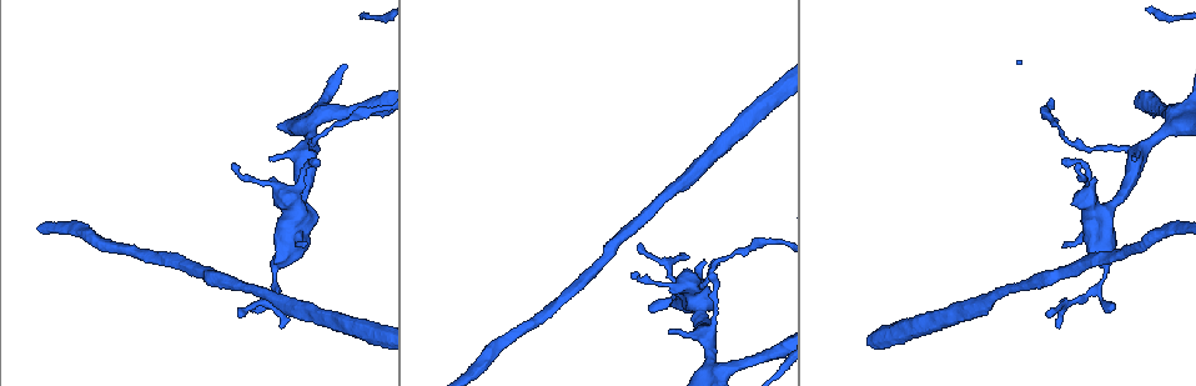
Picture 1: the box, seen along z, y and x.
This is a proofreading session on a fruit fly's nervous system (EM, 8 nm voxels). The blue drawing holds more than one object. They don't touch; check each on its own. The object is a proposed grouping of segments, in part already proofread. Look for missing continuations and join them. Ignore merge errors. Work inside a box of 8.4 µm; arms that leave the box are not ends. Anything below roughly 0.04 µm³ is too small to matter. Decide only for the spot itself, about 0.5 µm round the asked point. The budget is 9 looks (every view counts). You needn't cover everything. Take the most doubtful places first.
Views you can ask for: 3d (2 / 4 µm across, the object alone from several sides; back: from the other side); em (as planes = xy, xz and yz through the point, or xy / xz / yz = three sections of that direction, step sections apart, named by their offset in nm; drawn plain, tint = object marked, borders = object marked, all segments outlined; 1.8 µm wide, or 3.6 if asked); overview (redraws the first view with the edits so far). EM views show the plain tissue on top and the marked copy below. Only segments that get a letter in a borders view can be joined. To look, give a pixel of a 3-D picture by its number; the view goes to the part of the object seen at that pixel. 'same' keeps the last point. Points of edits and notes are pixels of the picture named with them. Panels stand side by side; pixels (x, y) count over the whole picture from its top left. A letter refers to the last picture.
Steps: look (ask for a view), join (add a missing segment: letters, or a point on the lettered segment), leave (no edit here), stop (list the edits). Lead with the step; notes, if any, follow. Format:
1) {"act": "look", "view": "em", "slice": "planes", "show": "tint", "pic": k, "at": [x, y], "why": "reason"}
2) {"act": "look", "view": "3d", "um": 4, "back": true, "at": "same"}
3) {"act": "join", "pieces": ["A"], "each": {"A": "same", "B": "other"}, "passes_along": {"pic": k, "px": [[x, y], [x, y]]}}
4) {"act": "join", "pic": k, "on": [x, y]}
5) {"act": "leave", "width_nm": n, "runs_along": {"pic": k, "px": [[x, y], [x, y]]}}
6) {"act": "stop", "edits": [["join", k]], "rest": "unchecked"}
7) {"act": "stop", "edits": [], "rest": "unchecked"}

{"act": "look", "view": "3d", "um": 4, "pic": 1, "at": [1136, 159], "why": "branch stops here"}

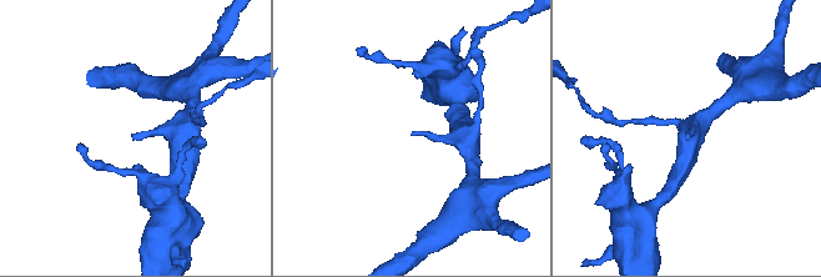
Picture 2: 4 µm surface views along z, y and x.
{"act": "look", "view": "em", "um": 3.6, "slice": "xz", "step": 4, "show": "tint", "pic": 2, "at": [134, 136], "why": "shape alone is not enough"}

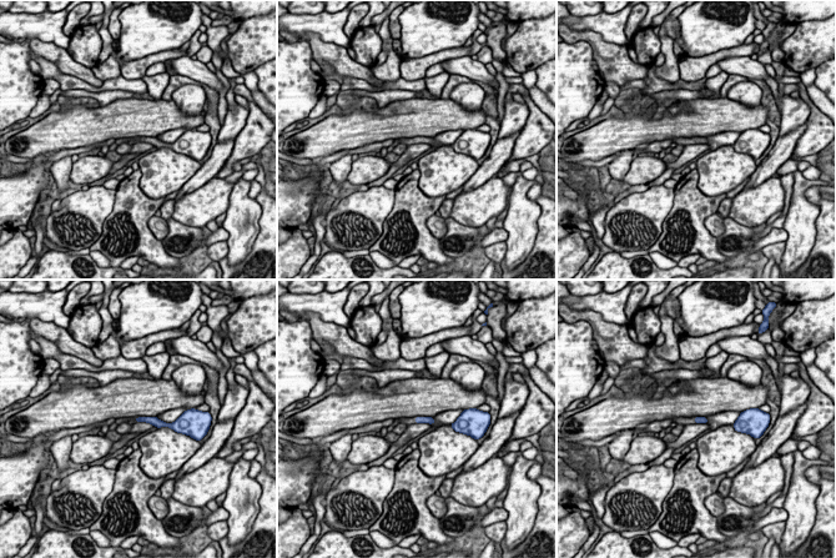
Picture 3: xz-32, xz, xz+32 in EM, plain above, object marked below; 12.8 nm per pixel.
{"act": "look", "view": "em", "um": 3.6, "slice": "xy", "step": 4, "show": "borders", "at": "same", "why": "cut it another way"}

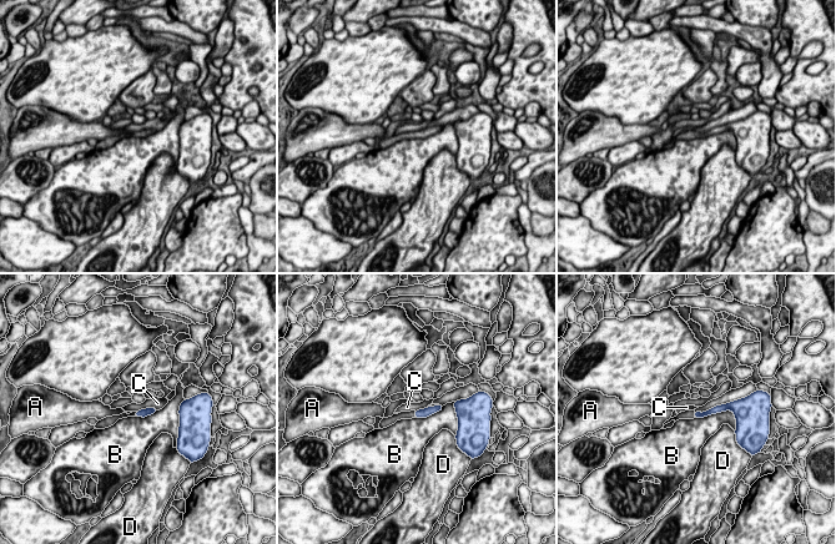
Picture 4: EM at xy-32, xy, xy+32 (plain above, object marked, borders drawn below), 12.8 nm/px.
{"act": "leave", "each": {"A": "other", "B": "other", "C": "other", "D": "other"}, "runs_along": {"pic": 4, "px": [[734, 411], [719, 408], [696, 416]]}, "found": "none of them fits"}

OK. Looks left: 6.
{"act": "look", "view": "3d", "um": 4, "pic": 1, "at": [674, 305], "why": "thick turns thin"}

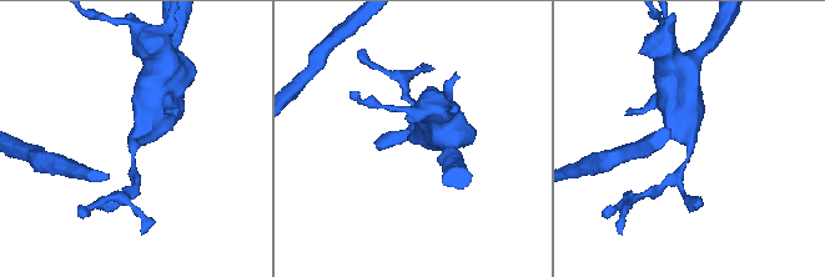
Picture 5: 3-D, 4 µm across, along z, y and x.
{"act": "look", "view": "em", "um": 3.6, "slice": "yz", "step": 8, "show": "tint", "pic": 5, "at": [416, 135], "why": "now the EM"}

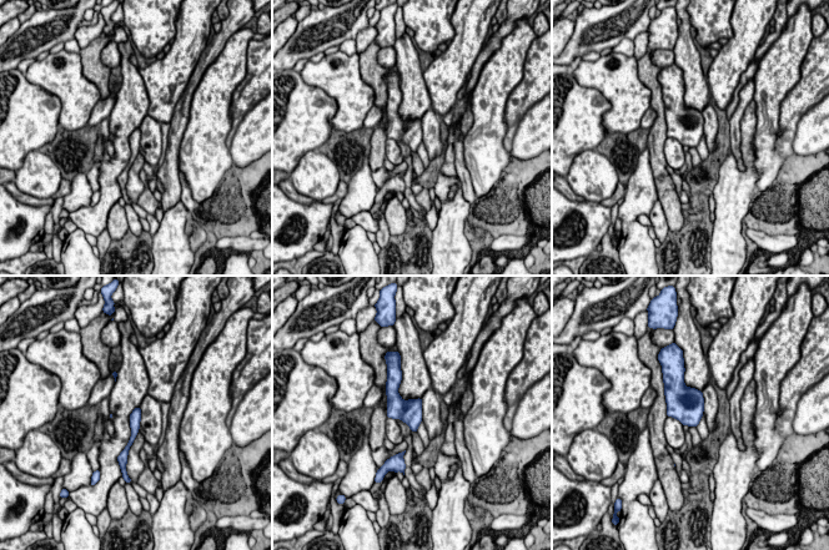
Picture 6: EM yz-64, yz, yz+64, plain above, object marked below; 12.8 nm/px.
{"act": "look", "view": "em", "um": 3.6, "slice": "planes", "show": "borders", "at": "same", "why": "another direction"}

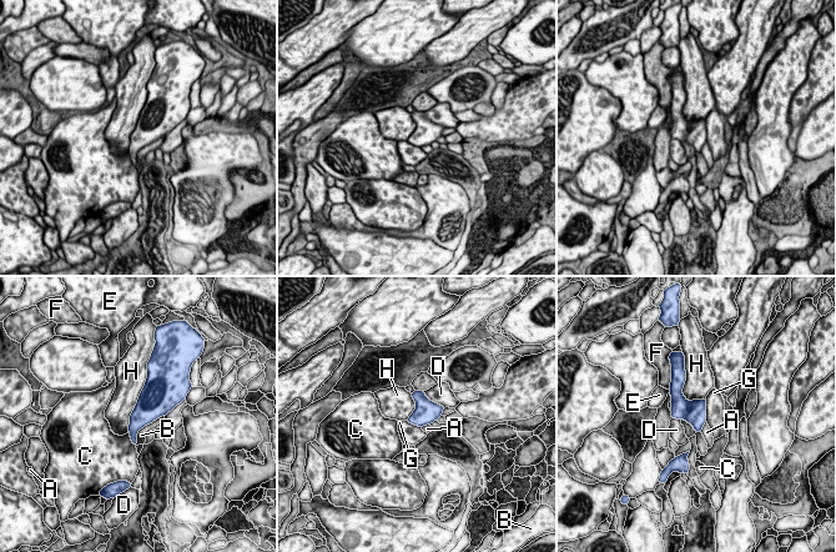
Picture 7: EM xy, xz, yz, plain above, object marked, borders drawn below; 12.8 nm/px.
{"act": "leave", "longest_contact_nm": ["H", 800], "each": {"A": "other", "B": "other", "C": "other", "D": "other", "E": "other", "F": "other", "G": "other", "H": "other"}, "border": {"pic": 7, "px": [[147, 374], [130, 416], [129, 432]]}, "found": "none of them fits"}

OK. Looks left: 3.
{"act": "look", "view": "3d", "um": 4, "pic": 1, "at": [237, 315], "why": "free end"}

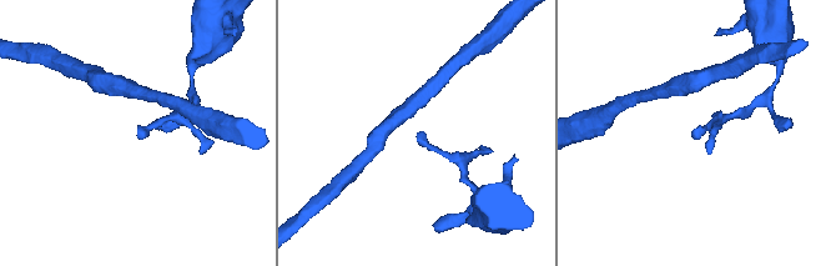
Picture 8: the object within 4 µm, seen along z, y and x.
{"act": "look", "view": "em", "slice": "xy", "step": 16, "show": "tint", "pic": 8, "at": [141, 137]}

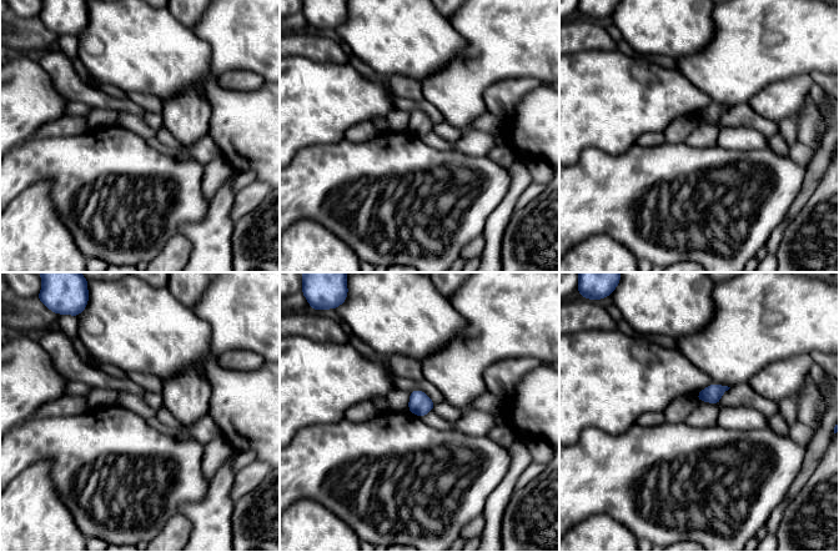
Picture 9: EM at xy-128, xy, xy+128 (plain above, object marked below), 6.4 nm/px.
{"act": "look", "view": "em", "slice": "planes", "show": "borders", "at": "same"}

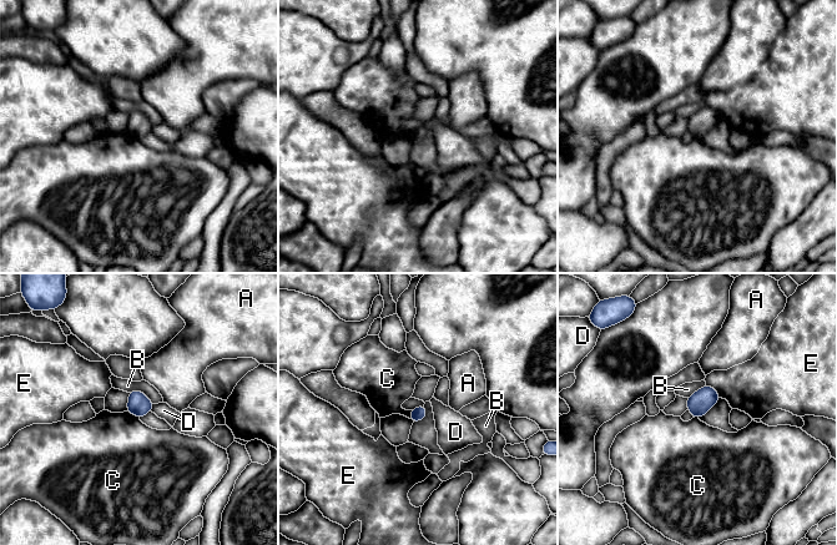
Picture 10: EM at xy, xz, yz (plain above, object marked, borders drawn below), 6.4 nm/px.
{"act": "leave", "each": {"A": "other", "B": "other", "C": "other", "D": "other", "E": "other"}, "border": {"pic": 10, "px": [[127, 410], [139, 418]]}, "found": "none of them fits"}

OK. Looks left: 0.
{"act": "stop", "edits": [], "rest": "unchecked"}

